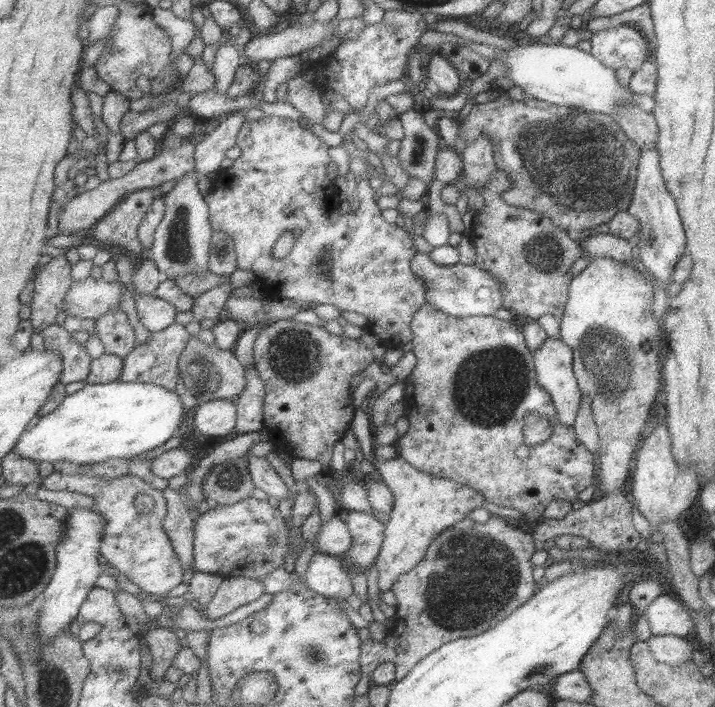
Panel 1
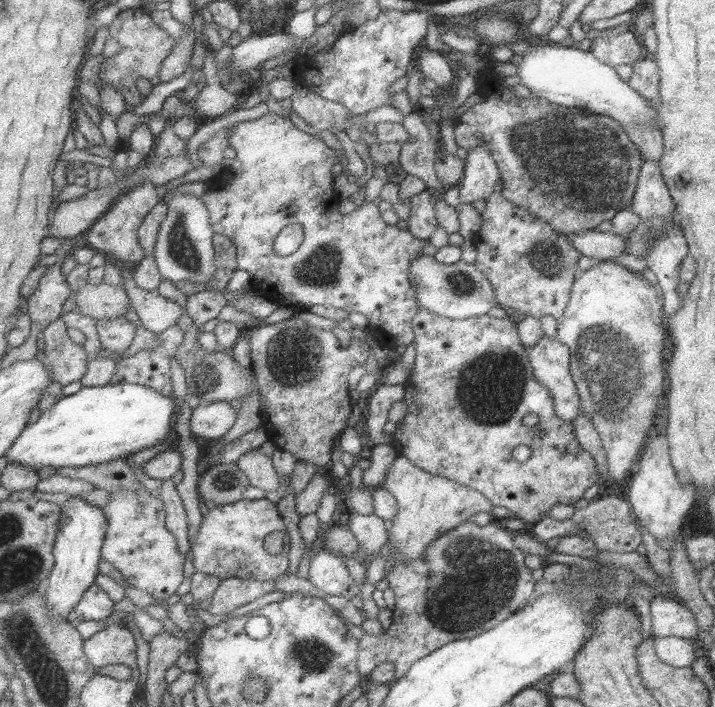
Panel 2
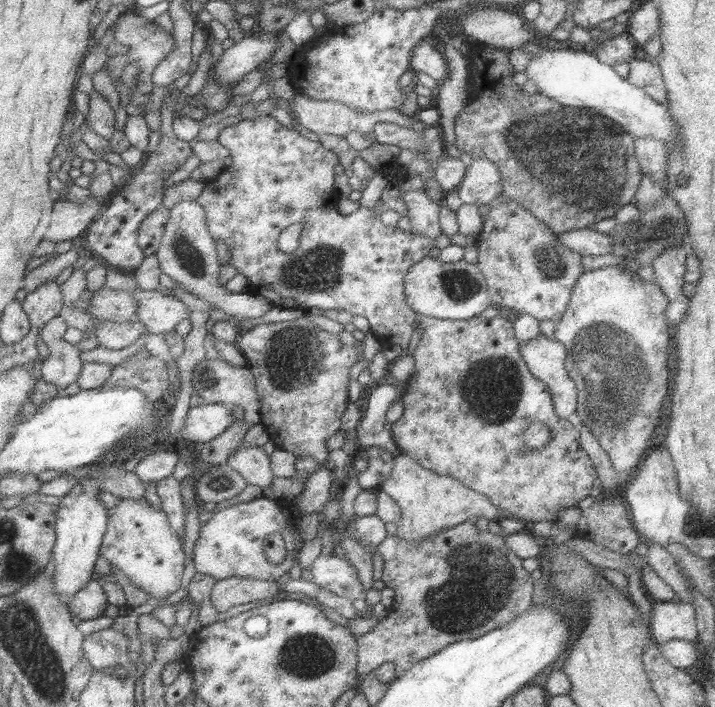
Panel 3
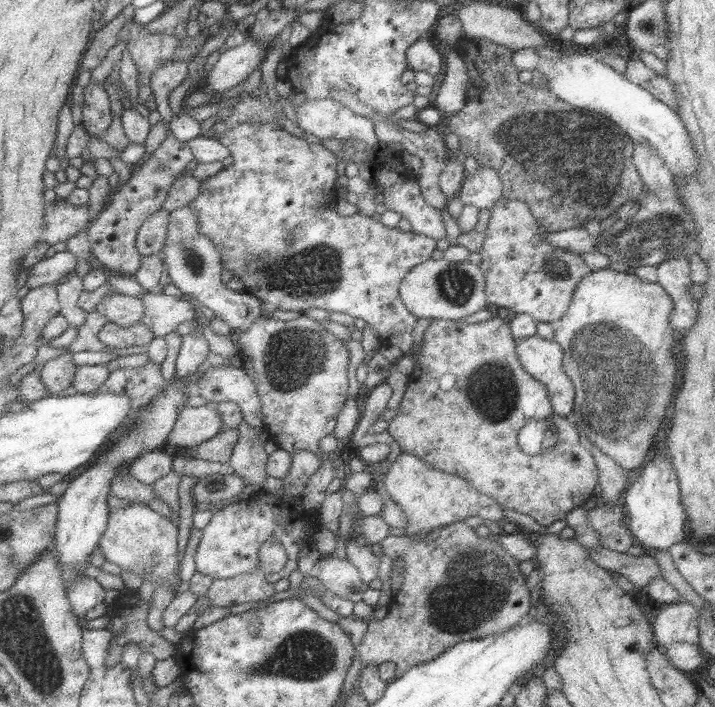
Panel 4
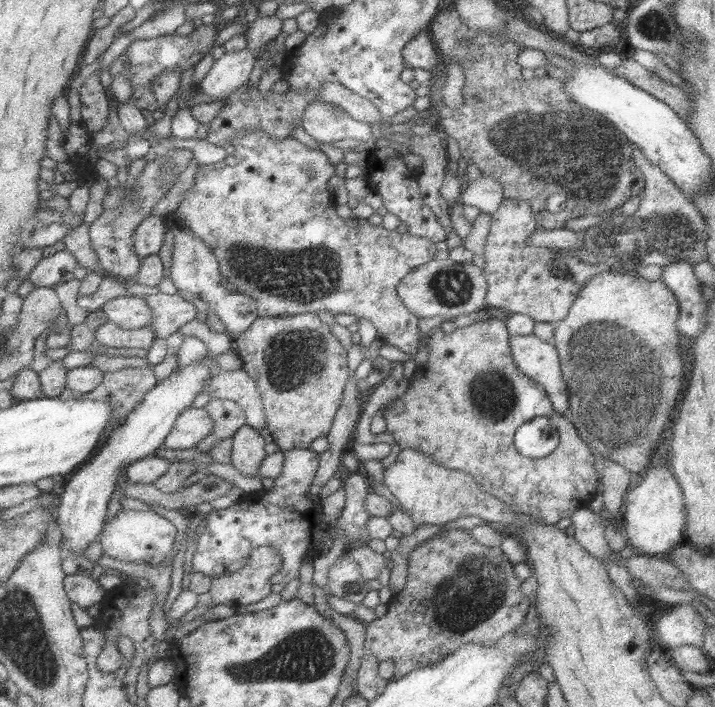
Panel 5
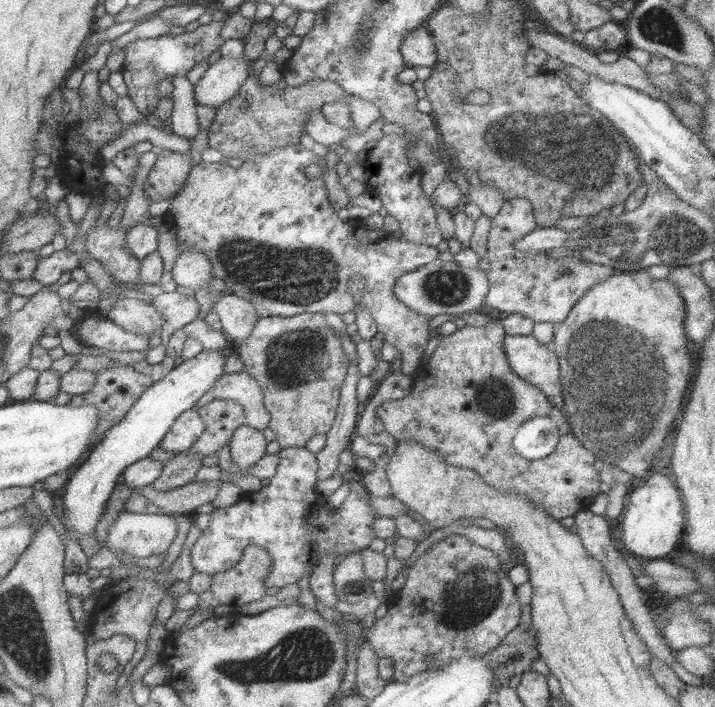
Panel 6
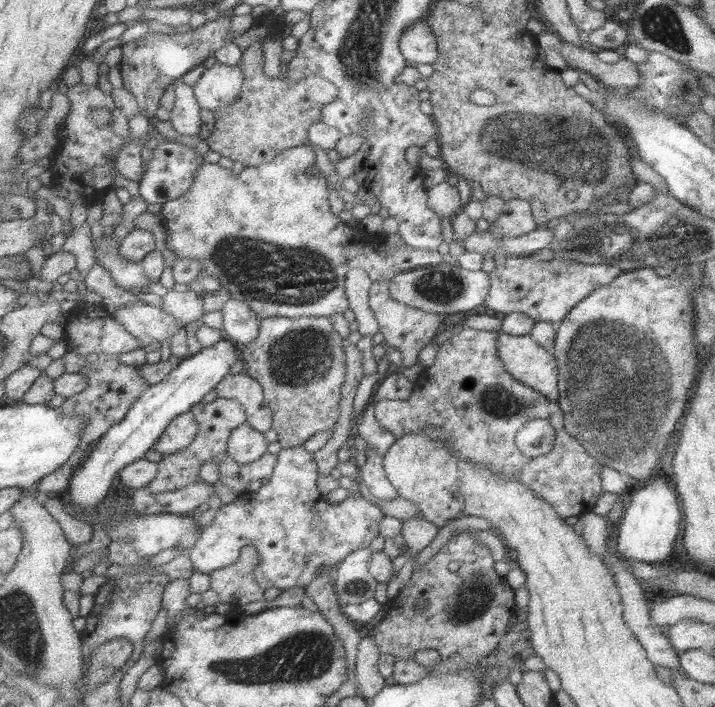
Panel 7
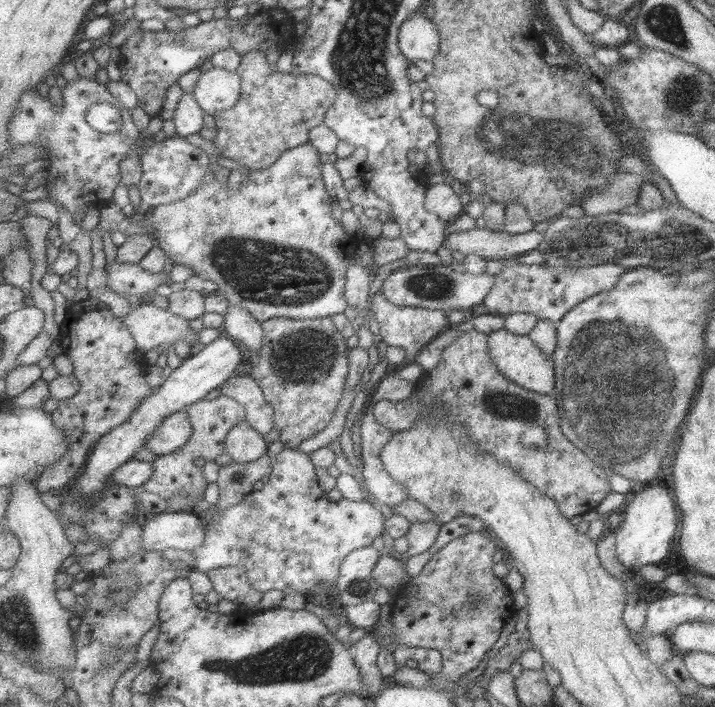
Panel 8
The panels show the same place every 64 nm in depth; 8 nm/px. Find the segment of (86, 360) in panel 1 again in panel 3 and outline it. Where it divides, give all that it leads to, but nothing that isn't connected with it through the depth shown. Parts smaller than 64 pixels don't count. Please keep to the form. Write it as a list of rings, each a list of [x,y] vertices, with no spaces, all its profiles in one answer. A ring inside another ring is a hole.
[[[62,316],[53,318],[45,326],[42,339],[49,348],[49,355],[39,365],[41,376],[51,384],[66,390],[73,382],[78,382],[85,362],[81,360],[81,351],[76,344],[65,341],[68,325]]]

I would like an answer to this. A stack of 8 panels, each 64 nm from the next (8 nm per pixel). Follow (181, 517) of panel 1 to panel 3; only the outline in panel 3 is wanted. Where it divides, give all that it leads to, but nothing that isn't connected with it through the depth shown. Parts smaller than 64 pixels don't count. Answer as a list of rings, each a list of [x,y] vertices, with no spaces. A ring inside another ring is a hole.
[[[170,476],[157,483],[157,490],[162,498],[161,507],[168,514],[169,522],[185,538],[185,506],[183,506],[183,496],[181,496],[181,480],[176,476]]]

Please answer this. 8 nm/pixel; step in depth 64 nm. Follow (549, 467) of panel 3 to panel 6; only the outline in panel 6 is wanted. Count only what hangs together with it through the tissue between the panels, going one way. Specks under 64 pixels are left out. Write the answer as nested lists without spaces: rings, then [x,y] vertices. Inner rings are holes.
[[[498,319],[491,324],[486,324],[480,328],[474,327],[463,327],[461,329],[455,330],[453,334],[449,334],[447,337],[443,337],[438,332],[435,331],[432,336],[441,337],[441,341],[437,344],[434,351],[430,355],[427,363],[419,364],[413,375],[412,388],[409,390],[409,394],[403,397],[403,399],[389,400],[381,404],[380,407],[377,407],[375,414],[377,418],[382,422],[383,432],[386,435],[391,437],[396,437],[397,442],[404,441],[405,439],[413,439],[418,443],[425,445],[426,447],[432,448],[434,451],[437,451],[447,464],[453,466],[460,466],[463,468],[468,468],[477,472],[478,475],[481,475],[481,478],[492,487],[496,489],[501,489],[502,491],[517,491],[522,495],[526,496],[526,499],[530,500],[530,503],[537,505],[539,508],[542,508],[549,516],[552,516],[555,520],[560,520],[566,516],[573,516],[579,510],[585,510],[588,506],[596,499],[596,496],[599,494],[599,483],[602,481],[602,473],[595,470],[593,467],[593,462],[597,459],[594,454],[586,449],[578,440],[575,435],[572,434],[569,430],[569,425],[565,422],[563,414],[557,408],[553,407],[547,397],[543,395],[543,392],[537,387],[521,380],[512,370],[510,370],[509,365],[507,364],[507,359],[505,353],[503,352],[502,340],[505,336],[505,331]],[[535,416],[548,416],[551,417],[551,420],[555,422],[557,428],[559,429],[558,443],[554,448],[554,451],[551,454],[545,456],[545,458],[527,460],[523,458],[520,454],[517,454],[517,451],[513,448],[512,438],[516,433],[516,428],[519,428],[523,422],[533,418]]]

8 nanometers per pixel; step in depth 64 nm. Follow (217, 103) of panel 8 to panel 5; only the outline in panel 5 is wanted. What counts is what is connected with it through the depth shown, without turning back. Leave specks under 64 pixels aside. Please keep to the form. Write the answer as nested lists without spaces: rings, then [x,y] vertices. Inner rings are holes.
[[[248,47],[235,54],[225,53],[214,62],[197,90],[216,101],[228,100],[251,80],[251,72],[259,57],[260,54],[253,54]]]

